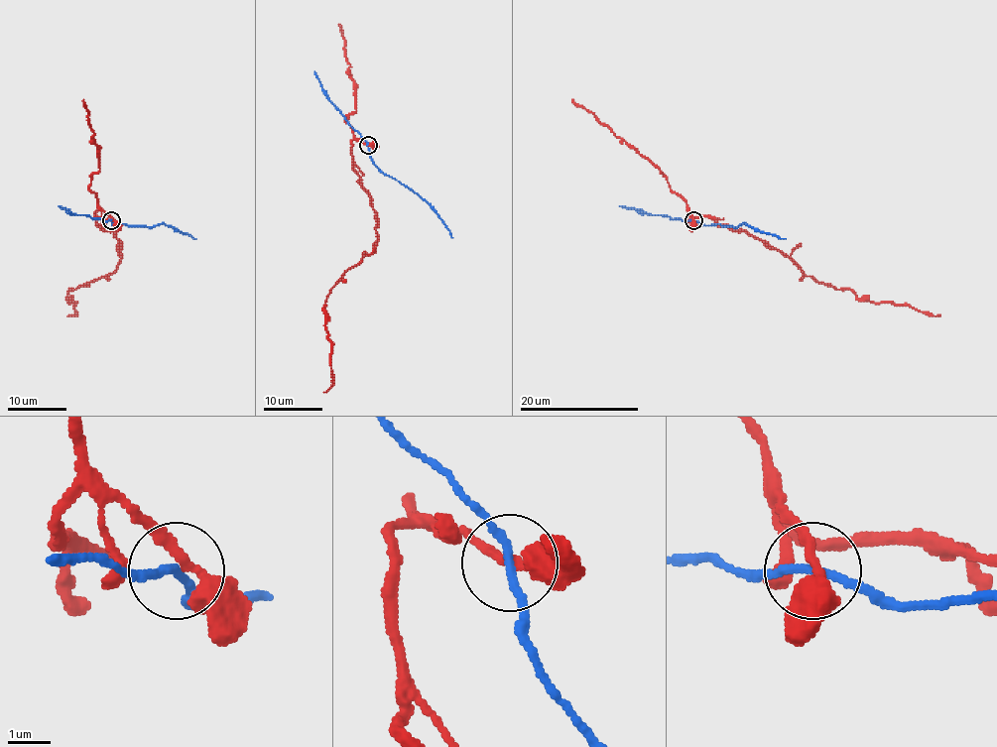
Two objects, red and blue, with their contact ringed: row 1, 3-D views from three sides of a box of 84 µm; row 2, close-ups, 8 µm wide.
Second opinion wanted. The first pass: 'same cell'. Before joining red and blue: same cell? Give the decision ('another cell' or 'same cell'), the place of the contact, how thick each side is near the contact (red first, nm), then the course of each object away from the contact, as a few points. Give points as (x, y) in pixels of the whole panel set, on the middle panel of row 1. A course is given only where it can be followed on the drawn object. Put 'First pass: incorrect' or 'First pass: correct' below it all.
another cell | (368, 145) | 280/180 nm | red via (368, 146), (353, 140), (351, 165), (371, 199), (377, 245), (347, 270), (323, 308), (332, 379), (323, 392) | blue via (368, 146), (371, 161), (384, 174), (422, 197), (452, 237)
First pass: incorrect

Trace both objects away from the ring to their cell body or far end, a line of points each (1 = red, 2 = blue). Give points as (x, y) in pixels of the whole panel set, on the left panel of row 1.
1: (111, 221), (96, 212), (98, 224), (119, 240), (120, 263), (69, 289), (75, 311), (66, 315)
2: (111, 221), (114, 225), (155, 227), (165, 224), (196, 239)

